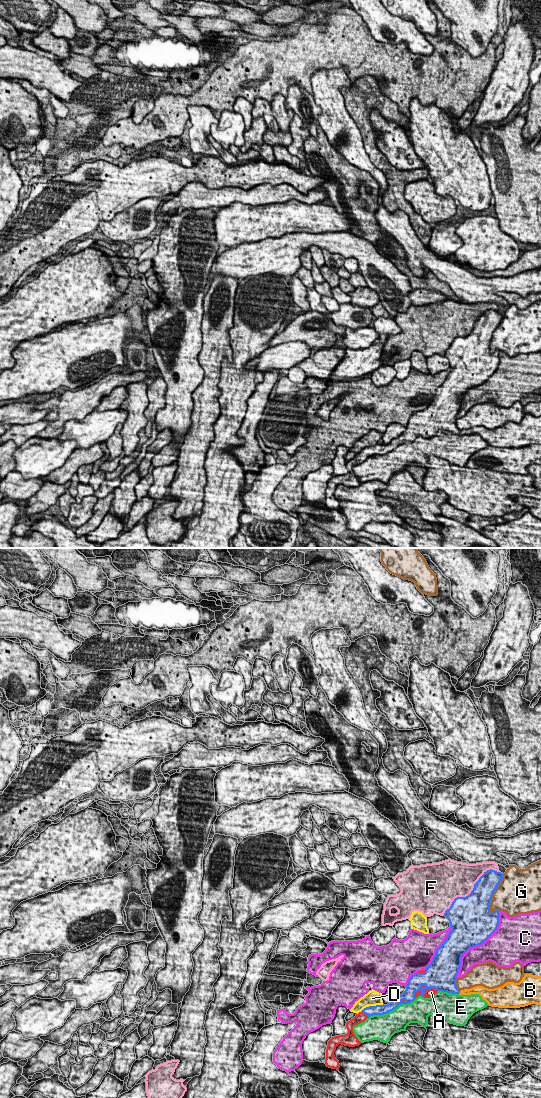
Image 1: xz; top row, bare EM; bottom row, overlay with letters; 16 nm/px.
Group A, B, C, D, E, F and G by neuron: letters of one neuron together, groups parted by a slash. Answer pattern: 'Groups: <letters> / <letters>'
Groups: A / B / C / D / E / F / G

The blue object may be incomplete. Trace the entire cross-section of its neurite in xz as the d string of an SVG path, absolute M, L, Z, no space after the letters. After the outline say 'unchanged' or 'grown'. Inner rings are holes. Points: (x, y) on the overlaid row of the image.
M487 870L474 884L471 893L466 897L457 897L444 916L449 920L452 929L445 942L436 950L430 965L412 975L406 990L387 1005L376 1005L364 1008L346 1023L348 1033L332 1037L328 1041L325 1064L339 1070L339 1061L334 1052L339 1044L355 1047L361 1042L355 1036L353 1027L373 1015L387 1014L399 1005L409 1004L418 996L430 998L438 991L459 994L456 986L457 974L462 956L470 949L483 944L499 926L499 910L490 912L490 904L503 873Z | grown

